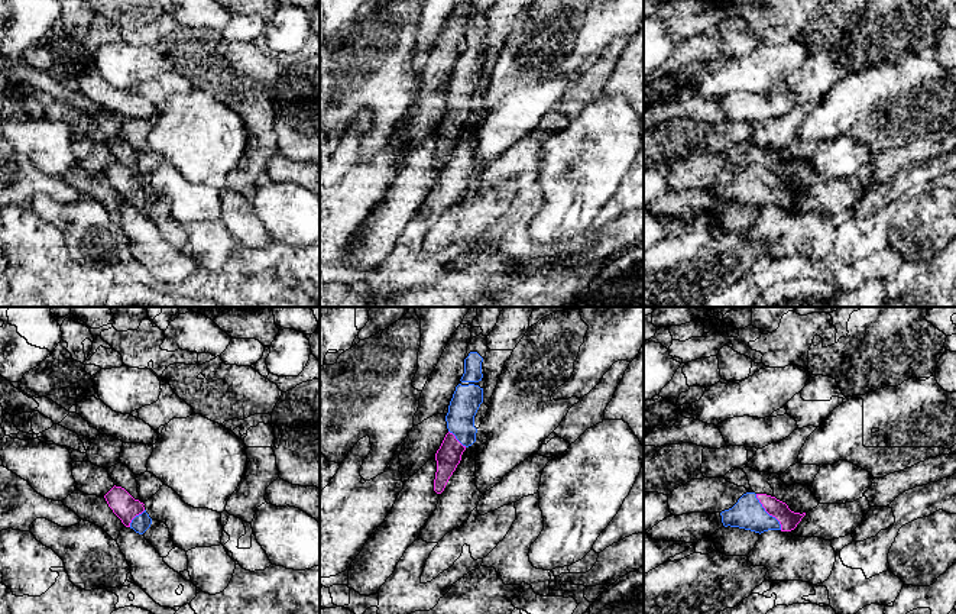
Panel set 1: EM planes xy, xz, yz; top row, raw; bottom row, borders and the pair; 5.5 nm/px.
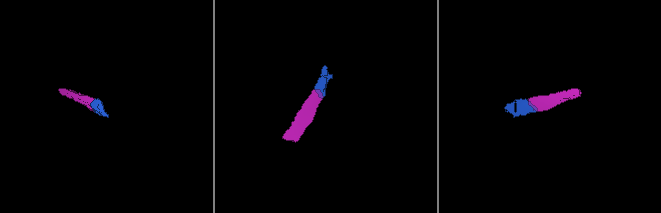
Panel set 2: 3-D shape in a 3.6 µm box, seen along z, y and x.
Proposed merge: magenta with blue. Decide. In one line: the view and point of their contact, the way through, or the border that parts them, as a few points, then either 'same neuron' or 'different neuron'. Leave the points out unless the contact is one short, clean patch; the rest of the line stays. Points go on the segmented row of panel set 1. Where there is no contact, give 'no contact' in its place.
meets magenta in yz at (768, 513); runs through yz (788, 520), (768, 513), (748, 513); same neuron

